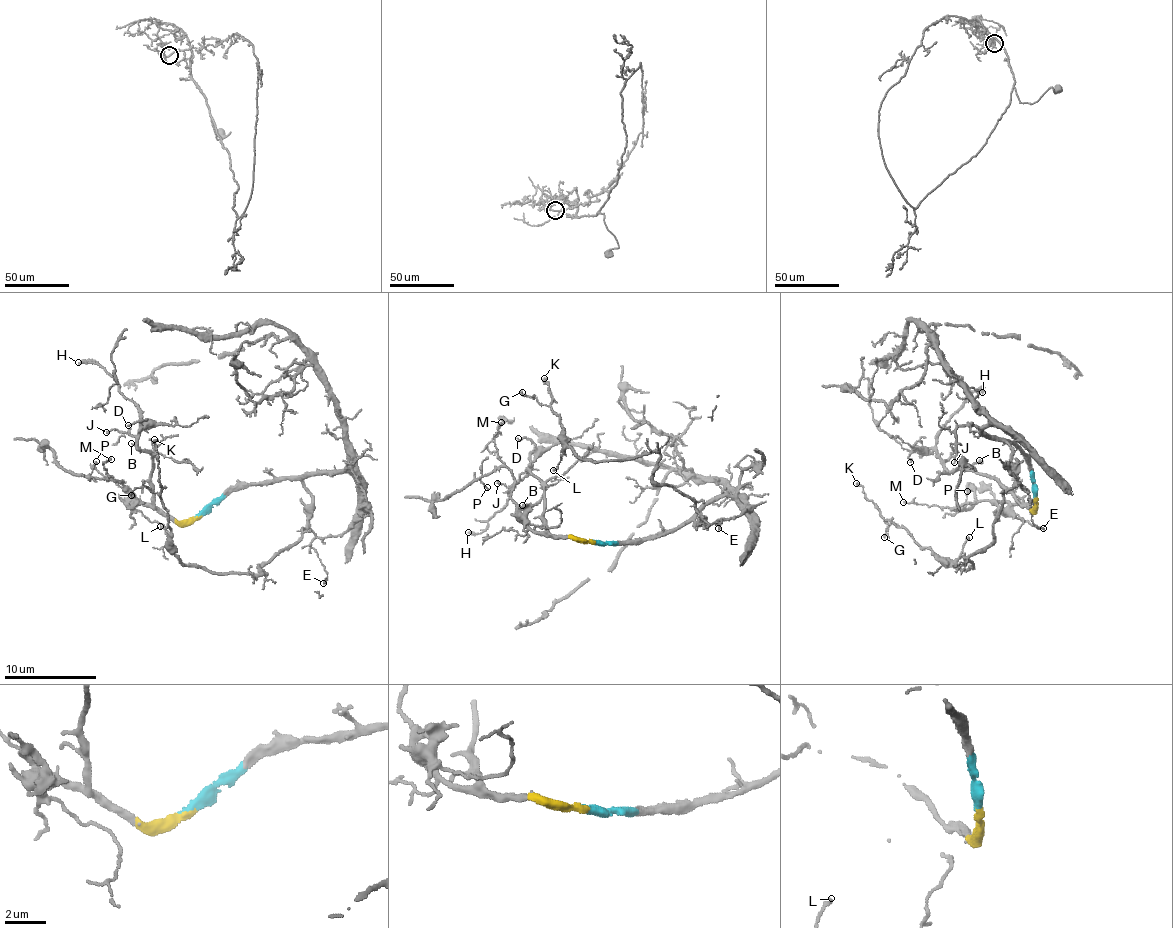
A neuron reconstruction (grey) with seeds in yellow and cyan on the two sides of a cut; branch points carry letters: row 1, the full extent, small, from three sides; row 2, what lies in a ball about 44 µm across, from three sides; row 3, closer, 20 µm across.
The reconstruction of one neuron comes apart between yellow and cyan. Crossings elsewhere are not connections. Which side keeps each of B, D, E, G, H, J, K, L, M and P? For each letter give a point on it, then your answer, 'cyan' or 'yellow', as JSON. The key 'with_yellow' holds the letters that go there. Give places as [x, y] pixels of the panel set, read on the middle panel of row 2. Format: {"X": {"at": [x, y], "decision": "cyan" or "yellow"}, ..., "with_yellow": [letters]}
{"B": {"at": [522, 505], "decision": "yellow"}, "D": {"at": [518, 438], "decision": "yellow"}, "E": {"at": [718, 528], "decision": "cyan"}, "G": {"at": [522, 392], "decision": "cyan"}, "H": {"at": [468, 532], "decision": "yellow"}, "J": {"at": [497, 483], "decision": "yellow"}, "K": {"at": [544, 378], "decision": "cyan"}, "L": {"at": [553, 470], "decision": "cyan"}, "M": {"at": [501, 422], "decision": "yellow"}, "P": {"at": [487, 487], "decision": "yellow"}, "with_yellow": ["B", "D", "H", "J", "M", "P"]}

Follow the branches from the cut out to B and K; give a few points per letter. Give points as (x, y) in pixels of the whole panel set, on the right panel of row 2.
B: (1034, 496), (1033, 511), (973, 468), (982, 460), (979, 460)
K: (1034, 496), (1032, 469), (1008, 442), (1015, 482), (989, 544), (964, 570), (890, 523), (855, 483)

